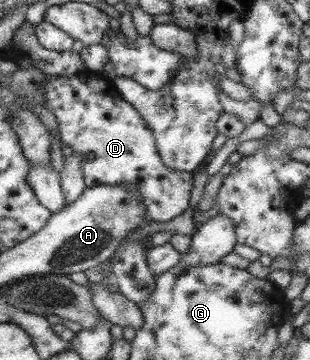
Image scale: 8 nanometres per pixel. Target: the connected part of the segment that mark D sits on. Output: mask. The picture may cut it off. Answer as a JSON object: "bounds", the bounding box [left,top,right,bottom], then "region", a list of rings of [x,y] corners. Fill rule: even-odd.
{"bounds":[41,70,192,222],"region":[[[89,70],[67,77],[45,76],[45,81],[41,83],[41,94],[42,106],[56,118],[61,144],[69,147],[75,156],[81,158],[84,183],[87,187],[100,184],[132,184],[140,193],[140,203],[147,208],[146,218],[149,222],[167,222],[188,209],[192,173],[171,170],[161,164],[161,159],[155,151],[152,130],[130,104],[119,98],[111,81]]]}

